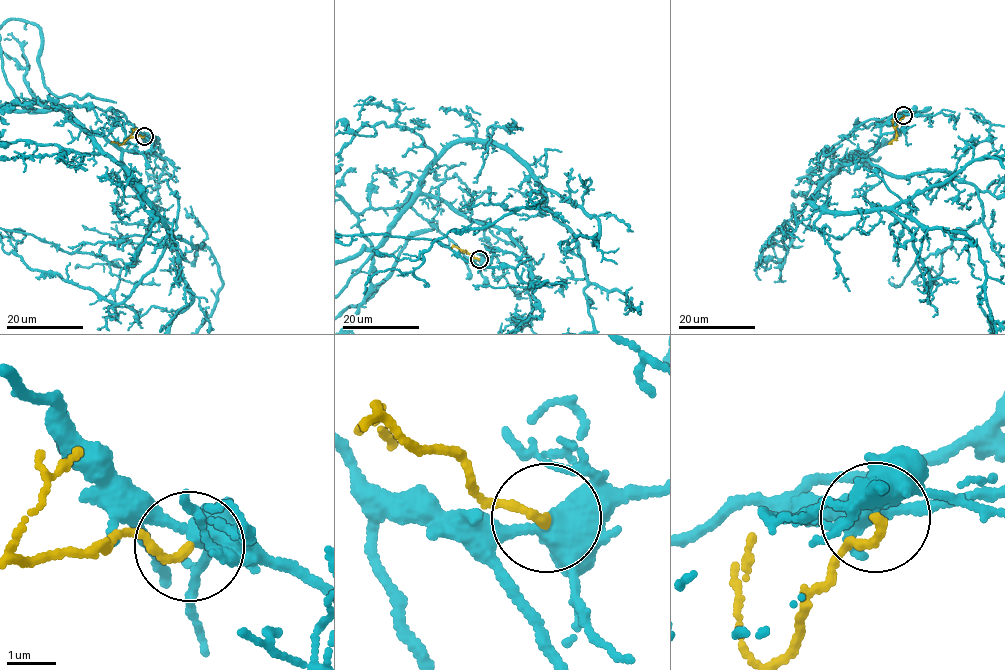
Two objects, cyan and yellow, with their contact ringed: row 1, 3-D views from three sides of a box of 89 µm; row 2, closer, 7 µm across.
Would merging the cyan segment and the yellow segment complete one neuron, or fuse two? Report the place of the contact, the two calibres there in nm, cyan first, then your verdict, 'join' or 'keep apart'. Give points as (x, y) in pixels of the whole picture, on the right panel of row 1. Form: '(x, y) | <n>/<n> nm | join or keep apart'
(903, 115) | 360/170 nm | join

